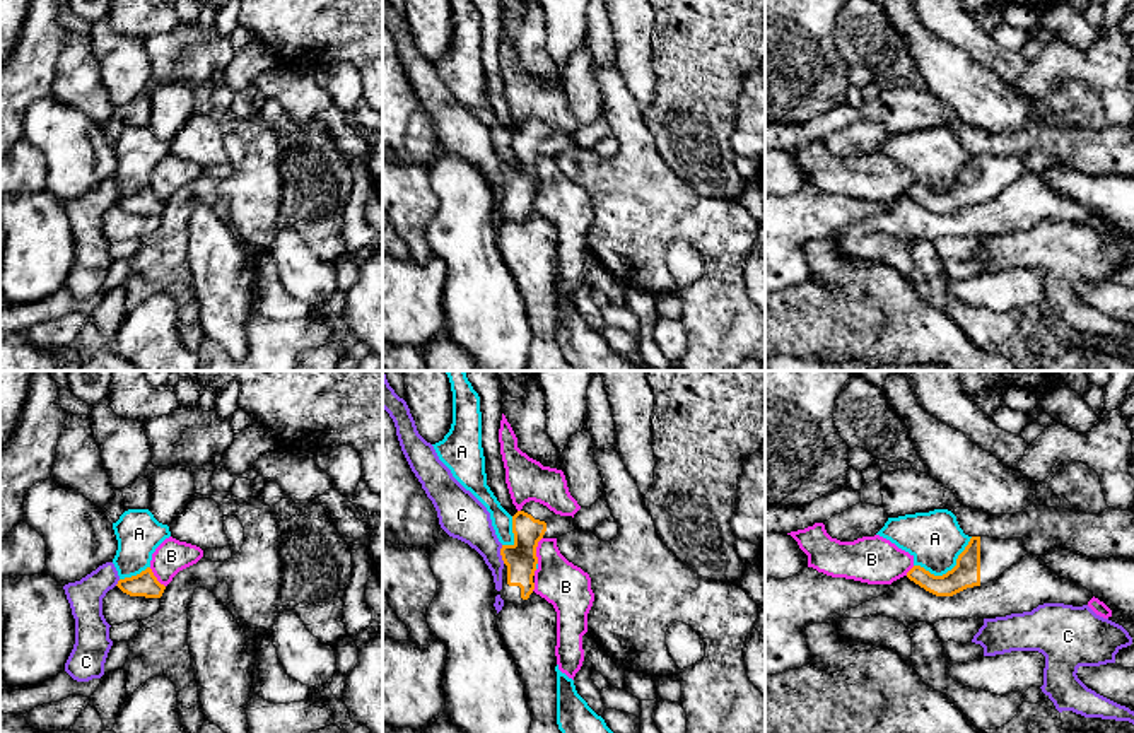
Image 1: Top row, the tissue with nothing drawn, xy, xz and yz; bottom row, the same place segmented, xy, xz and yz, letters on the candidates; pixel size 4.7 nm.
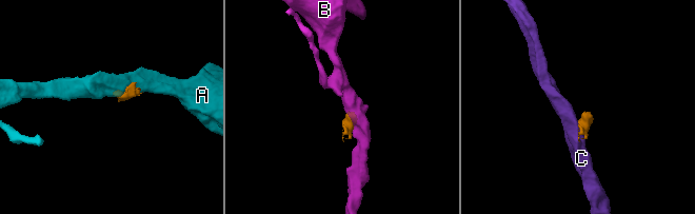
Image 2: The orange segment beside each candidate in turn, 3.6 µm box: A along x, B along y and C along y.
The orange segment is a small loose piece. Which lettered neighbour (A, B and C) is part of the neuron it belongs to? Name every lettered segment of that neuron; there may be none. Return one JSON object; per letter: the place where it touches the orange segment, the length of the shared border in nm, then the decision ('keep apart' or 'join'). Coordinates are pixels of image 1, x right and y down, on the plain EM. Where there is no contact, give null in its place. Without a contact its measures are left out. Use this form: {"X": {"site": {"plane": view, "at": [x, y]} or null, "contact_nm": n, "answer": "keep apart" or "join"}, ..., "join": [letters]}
{"A": {"site": {"plane": "yz", "at": [948, 188]}, "contact_nm": 320, "answer": "keep apart"}, "B": {"site": {"plane": "xz", "at": [535, 168]}, "contact_nm": 130, "answer": "keep apart"}, "C": {"site": {"plane": "xz", "at": [501, 171]}, "contact_nm": 90, "answer": "keep apart"}, "join": []}

